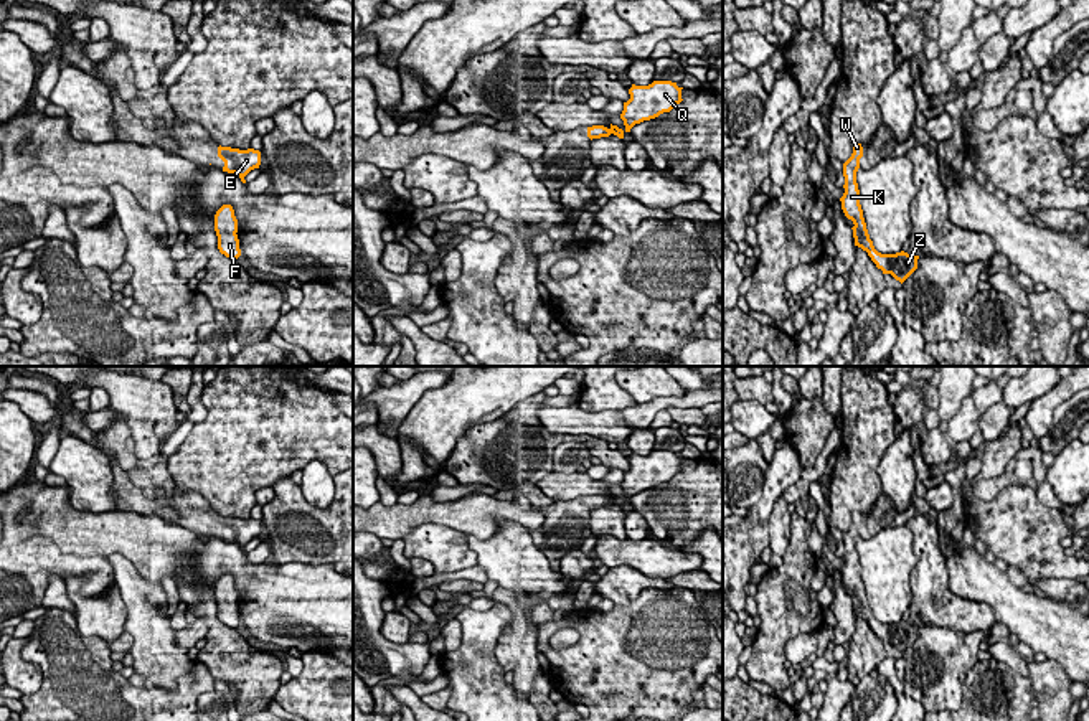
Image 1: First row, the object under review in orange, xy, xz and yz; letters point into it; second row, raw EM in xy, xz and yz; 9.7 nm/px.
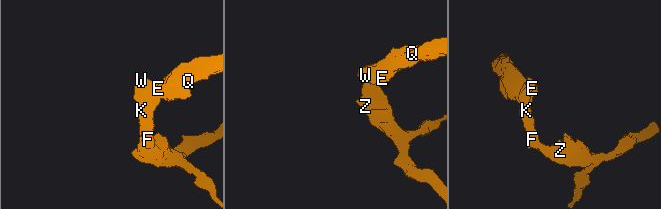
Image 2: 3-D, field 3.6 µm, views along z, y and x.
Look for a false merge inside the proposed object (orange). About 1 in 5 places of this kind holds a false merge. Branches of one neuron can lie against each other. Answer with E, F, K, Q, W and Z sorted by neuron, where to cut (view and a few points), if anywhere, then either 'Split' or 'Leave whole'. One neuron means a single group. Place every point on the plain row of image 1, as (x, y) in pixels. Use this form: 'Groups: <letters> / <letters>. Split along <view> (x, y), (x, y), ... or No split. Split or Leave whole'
Groups: E F K Q W Z. No split. Leave whole

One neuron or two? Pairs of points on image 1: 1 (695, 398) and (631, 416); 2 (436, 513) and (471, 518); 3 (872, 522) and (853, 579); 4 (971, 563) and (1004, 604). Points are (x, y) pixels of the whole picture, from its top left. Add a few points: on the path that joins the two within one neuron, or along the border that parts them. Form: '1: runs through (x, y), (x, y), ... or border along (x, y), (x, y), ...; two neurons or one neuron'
1: runs through (678, 403), (655, 405), (647, 411); one neuron
2: runs through (444, 513), (462, 515); one neuron
3: runs through (855, 528), (850, 537), (850, 563); one neuron
4: runs through (977, 573), (999, 594); one neuron

